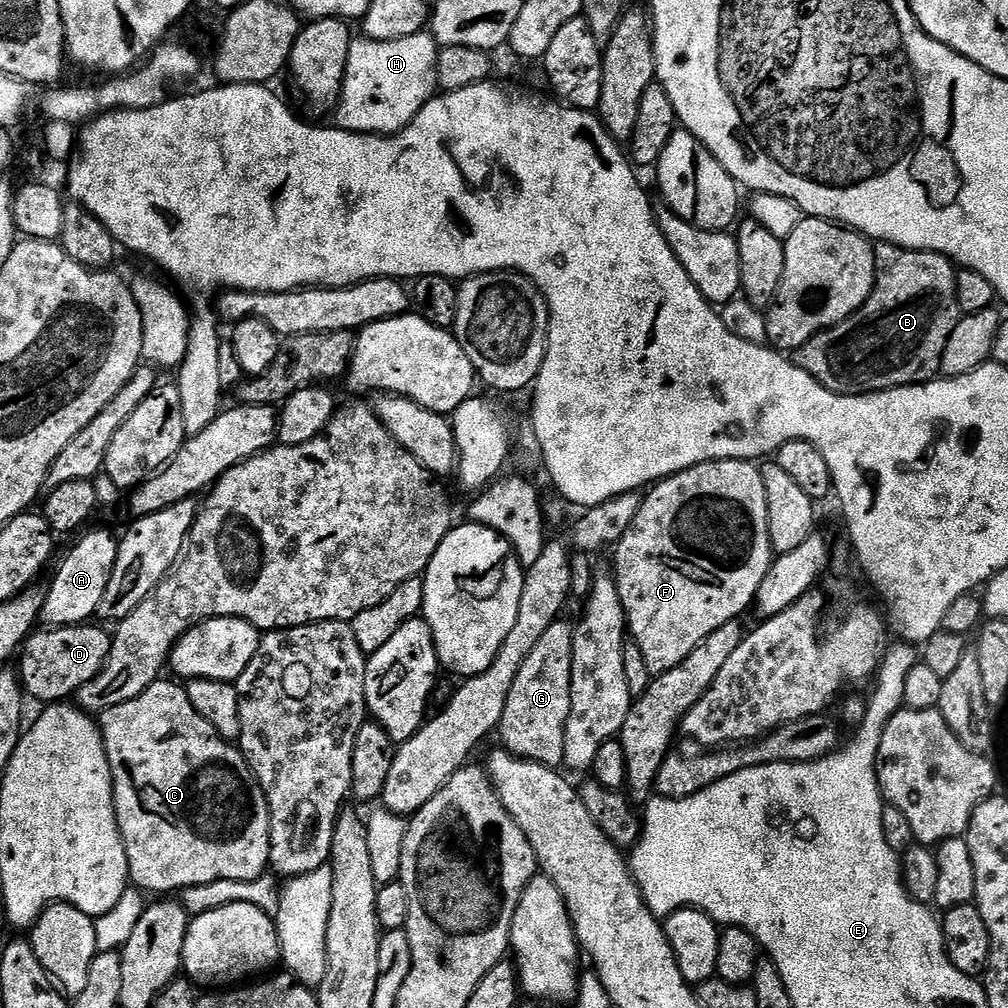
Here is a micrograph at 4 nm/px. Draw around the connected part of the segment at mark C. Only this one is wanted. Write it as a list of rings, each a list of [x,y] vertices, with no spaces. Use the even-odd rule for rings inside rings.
[[[161,678],[145,692],[138,694],[138,698],[134,698],[130,702],[122,702],[122,706],[114,706],[110,710],[99,713],[98,716],[100,732],[104,736],[106,758],[110,762],[112,797],[116,807],[116,821],[120,827],[128,859],[128,875],[131,883],[137,889],[148,894],[151,892],[176,894],[185,888],[218,882],[220,879],[250,882],[265,875],[270,868],[268,863],[270,858],[270,806],[266,802],[266,794],[262,790],[258,778],[250,770],[239,747],[231,740],[222,739],[218,730],[214,730],[214,726],[210,726],[210,722],[206,722],[206,718],[202,718],[202,714],[198,714],[198,710],[194,710],[188,697],[187,687],[181,686],[179,683],[176,684],[171,684],[167,678]]]

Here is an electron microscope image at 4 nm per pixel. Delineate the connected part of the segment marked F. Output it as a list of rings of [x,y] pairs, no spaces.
[[[711,460],[687,468],[659,481],[647,495],[641,499],[638,514],[634,517],[634,522],[630,522],[630,530],[626,530],[624,537],[617,540],[614,545],[616,551],[614,579],[624,607],[624,617],[628,620],[627,635],[631,643],[636,644],[638,650],[642,650],[642,658],[646,658],[646,666],[650,666],[652,675],[661,676],[666,670],[678,666],[678,662],[682,662],[682,658],[686,658],[690,650],[694,650],[703,640],[710,638],[710,634],[714,634],[718,626],[726,626],[726,622],[741,619],[745,615],[743,612],[753,607],[758,586],[762,586],[766,570],[770,570],[774,553],[770,542],[770,526],[766,522],[766,486],[762,482],[760,468],[751,460]]]

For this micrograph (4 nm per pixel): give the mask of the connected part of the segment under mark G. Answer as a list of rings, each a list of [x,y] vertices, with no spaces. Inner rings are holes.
[[[561,618],[542,634],[538,646],[530,650],[530,658],[522,662],[514,686],[510,686],[510,698],[506,698],[506,710],[502,710],[498,737],[505,749],[521,760],[544,764],[559,769],[564,763],[566,750],[566,722],[570,718],[570,674],[574,658],[573,625]]]

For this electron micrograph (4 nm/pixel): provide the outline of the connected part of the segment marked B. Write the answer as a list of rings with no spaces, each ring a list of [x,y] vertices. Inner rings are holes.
[[[883,242],[877,243],[875,249],[876,281],[870,298],[866,298],[863,306],[850,314],[850,318],[825,332],[814,334],[810,342],[794,353],[794,362],[799,368],[839,396],[868,396],[872,392],[908,388],[911,384],[927,384],[929,380],[937,379],[941,375],[946,342],[950,342],[950,334],[954,334],[954,326],[958,326],[962,315],[956,285],[958,268],[948,257]]]

